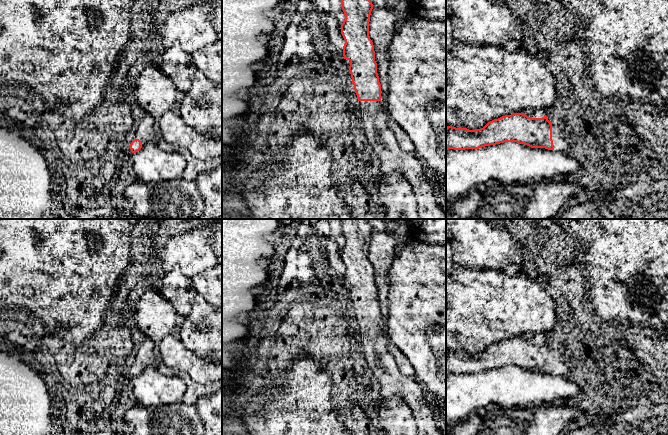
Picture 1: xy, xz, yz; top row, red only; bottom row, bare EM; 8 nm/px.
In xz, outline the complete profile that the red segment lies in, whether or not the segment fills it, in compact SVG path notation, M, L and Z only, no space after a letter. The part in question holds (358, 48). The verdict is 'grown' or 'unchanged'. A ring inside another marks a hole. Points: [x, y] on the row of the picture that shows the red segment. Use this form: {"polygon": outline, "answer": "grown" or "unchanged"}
{"polygon": "M341 0L341 5L345 15L345 20L341 24L341 34L345 40L343 56L350 61L349 71L358 98L363 128L368 142L380 160L380 171L385 175L399 171L406 178L417 200L419 219L446 219L446 210L438 202L435 188L425 174L425 166L421 159L415 154L404 151L387 126L389 117L381 108L381 84L377 73L374 45L369 36L373 4L370 0Z", "answer": "grown"}

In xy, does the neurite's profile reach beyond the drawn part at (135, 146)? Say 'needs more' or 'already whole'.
needs more

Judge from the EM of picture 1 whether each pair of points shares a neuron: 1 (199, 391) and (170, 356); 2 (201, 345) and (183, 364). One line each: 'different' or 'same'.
1: different
2: different

